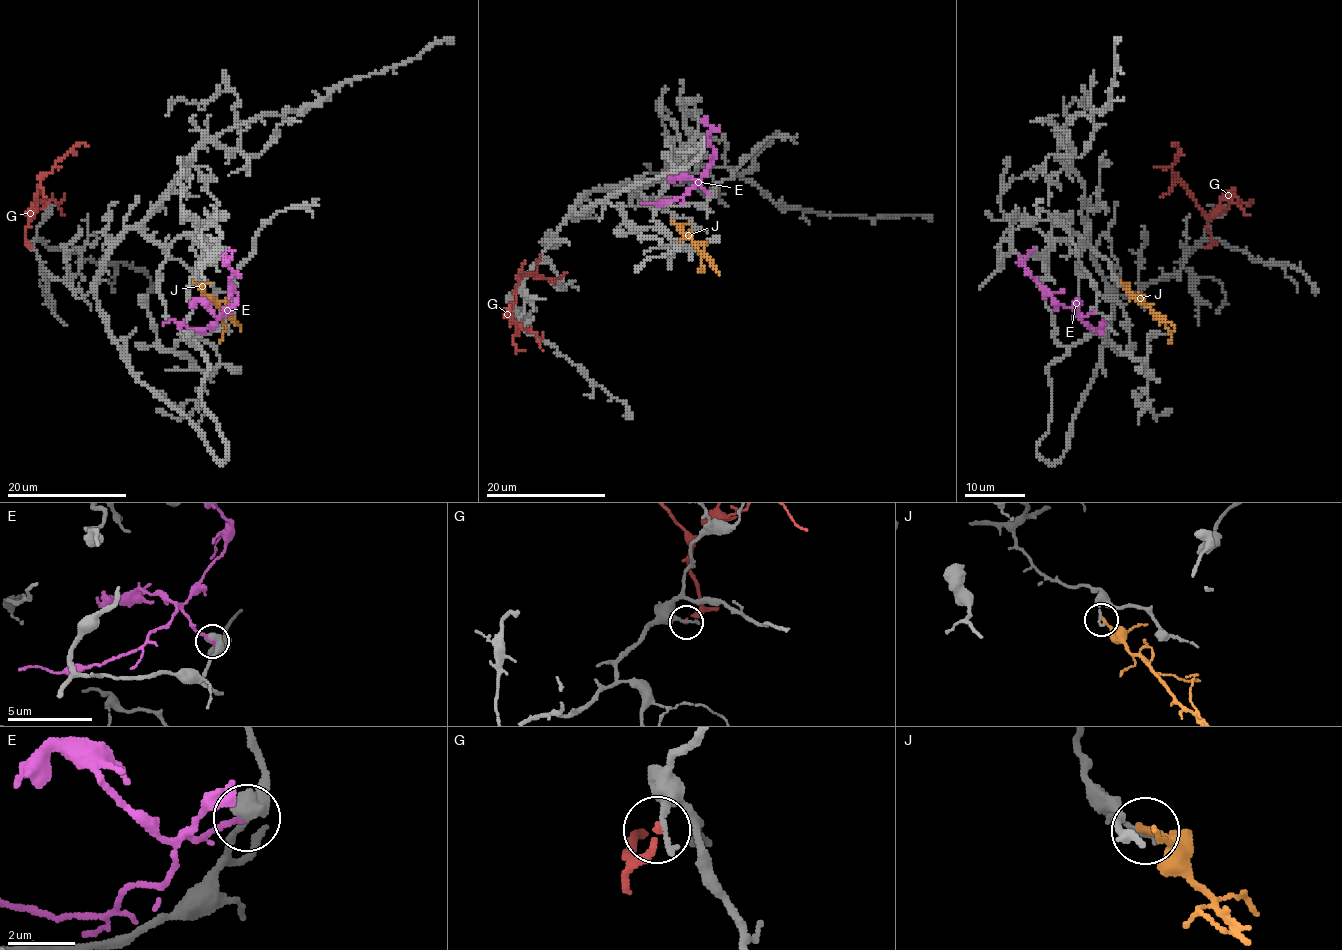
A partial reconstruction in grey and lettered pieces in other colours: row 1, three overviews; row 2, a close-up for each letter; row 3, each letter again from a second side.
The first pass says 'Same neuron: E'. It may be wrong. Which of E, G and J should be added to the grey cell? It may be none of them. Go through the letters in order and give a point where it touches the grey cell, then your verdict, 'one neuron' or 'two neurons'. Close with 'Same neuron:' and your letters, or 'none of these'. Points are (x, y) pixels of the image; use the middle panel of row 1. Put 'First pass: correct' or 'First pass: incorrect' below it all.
E: contact (709, 193); two neurons
G: contact (508, 307); two neurons
J: contact (673, 222); two neurons
Same neuron: none of these
First pass: incorrect

